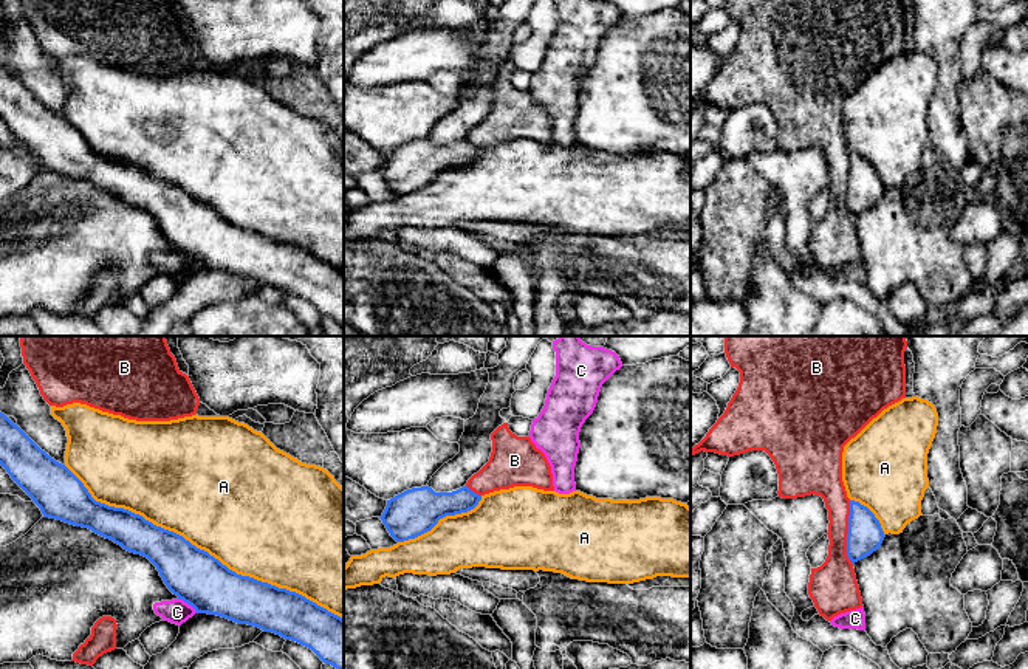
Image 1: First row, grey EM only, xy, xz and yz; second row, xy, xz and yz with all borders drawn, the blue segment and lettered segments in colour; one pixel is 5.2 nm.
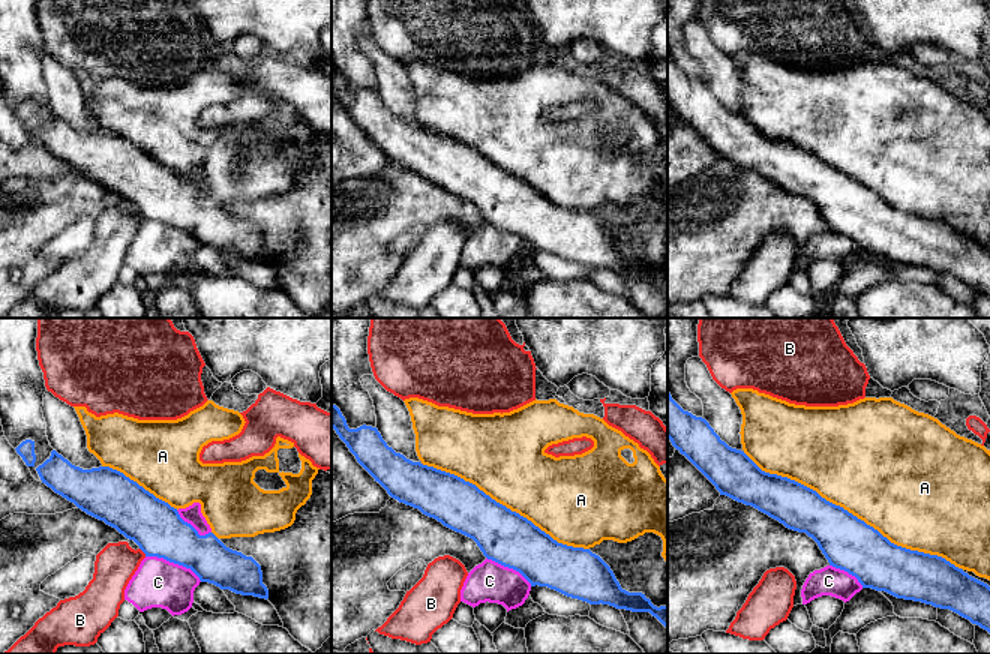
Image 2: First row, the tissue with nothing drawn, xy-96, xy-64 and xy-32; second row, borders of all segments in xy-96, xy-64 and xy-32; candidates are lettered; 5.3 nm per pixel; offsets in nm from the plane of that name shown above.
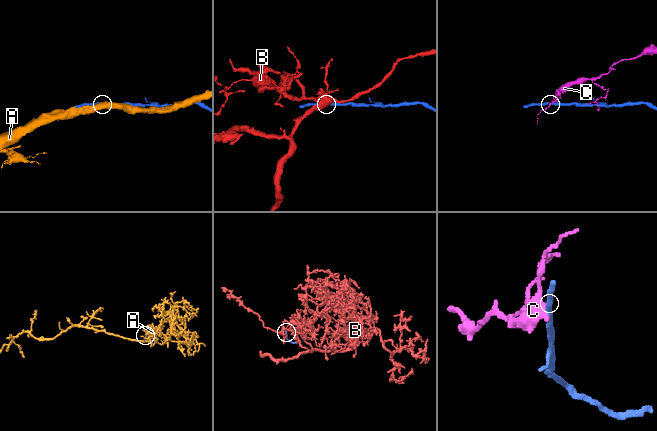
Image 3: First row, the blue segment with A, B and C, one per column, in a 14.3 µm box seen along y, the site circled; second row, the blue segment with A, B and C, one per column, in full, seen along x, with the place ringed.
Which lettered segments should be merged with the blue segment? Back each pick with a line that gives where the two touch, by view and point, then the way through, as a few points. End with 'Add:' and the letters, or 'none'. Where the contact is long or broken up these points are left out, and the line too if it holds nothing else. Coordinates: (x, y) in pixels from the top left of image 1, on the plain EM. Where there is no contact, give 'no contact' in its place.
A: contact xy (202, 203)
Add: A

